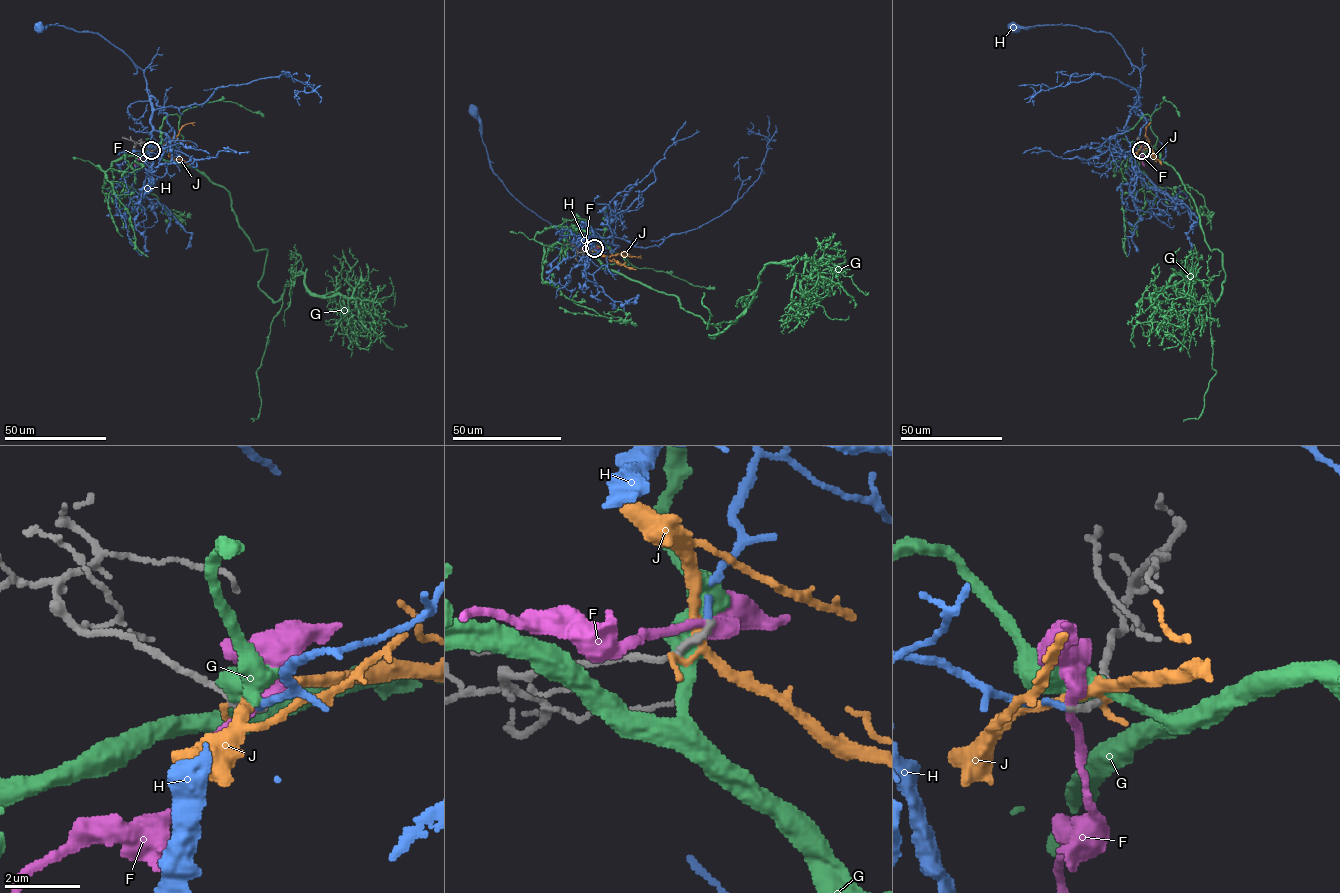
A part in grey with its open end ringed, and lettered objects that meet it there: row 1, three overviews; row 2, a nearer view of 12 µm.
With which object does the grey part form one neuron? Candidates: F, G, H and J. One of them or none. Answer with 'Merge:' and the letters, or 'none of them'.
Merge: H

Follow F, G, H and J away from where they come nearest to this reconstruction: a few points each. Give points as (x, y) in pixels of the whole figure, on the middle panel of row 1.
F: (594, 249), (580, 248), (576, 251)
G: (592, 250), (673, 294), (711, 338), (766, 265), (796, 257), (802, 294), (849, 316)
H: (594, 248), (595, 229), (594, 241), (586, 247), (509, 192), (494, 172), (482, 137), (482, 123), (472, 111)
J: (593, 249), (604, 256), (622, 253), (638, 257), (640, 255)

